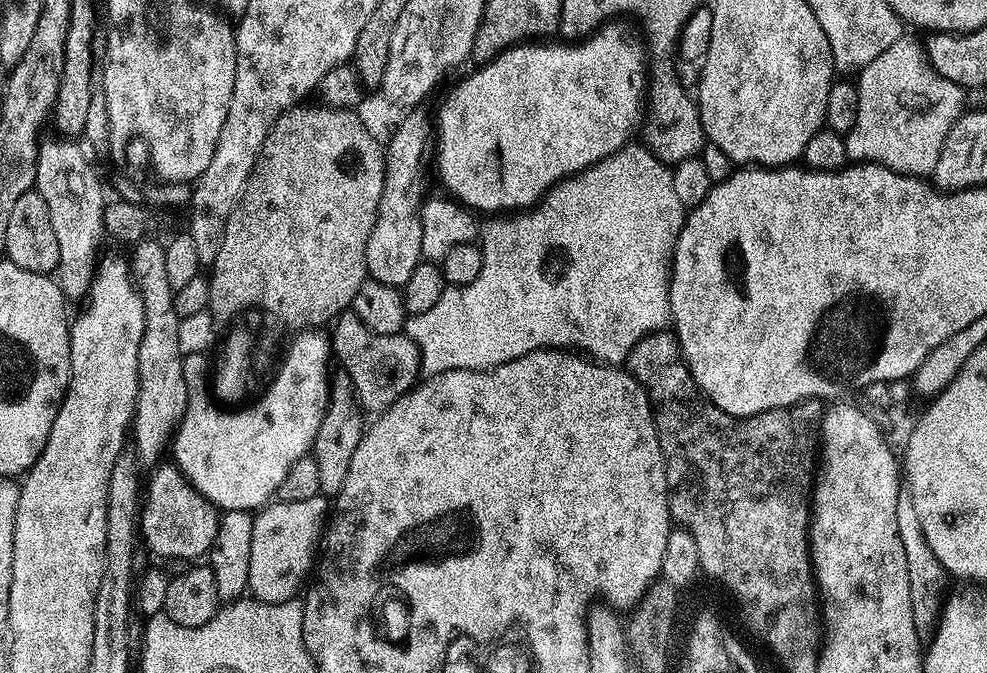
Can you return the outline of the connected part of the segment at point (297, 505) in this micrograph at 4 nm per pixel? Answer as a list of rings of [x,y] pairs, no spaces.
[[[319,495],[308,498],[306,502],[272,502],[255,513],[250,538],[248,579],[248,592],[255,599],[263,604],[281,604],[297,595],[300,583],[304,579],[307,581],[313,571],[318,545],[326,531],[326,517],[329,512],[329,501],[323,495]]]

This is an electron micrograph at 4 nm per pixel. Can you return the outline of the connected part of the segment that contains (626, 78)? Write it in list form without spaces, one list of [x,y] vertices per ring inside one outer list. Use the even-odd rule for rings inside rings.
[[[608,22],[599,30],[593,31],[587,38],[579,42],[521,42],[513,47],[505,48],[499,56],[481,63],[477,72],[472,72],[448,97],[440,108],[440,176],[449,188],[451,195],[459,203],[469,209],[476,208],[516,208],[512,210],[528,210],[547,193],[548,189],[561,180],[591,168],[598,161],[611,156],[619,148],[625,147],[633,139],[632,131],[636,123],[642,120],[642,100],[640,91],[646,88],[646,72],[636,64],[624,64],[624,32],[619,23]]]

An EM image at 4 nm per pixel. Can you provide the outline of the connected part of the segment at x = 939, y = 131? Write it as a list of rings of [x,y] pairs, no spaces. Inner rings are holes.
[[[901,38],[883,54],[878,54],[870,66],[858,73],[858,118],[852,129],[844,136],[849,161],[881,164],[900,176],[931,177],[938,166],[938,154],[942,154],[942,142],[946,134],[965,111],[965,89],[942,78],[932,69],[925,49],[918,48],[909,38]]]

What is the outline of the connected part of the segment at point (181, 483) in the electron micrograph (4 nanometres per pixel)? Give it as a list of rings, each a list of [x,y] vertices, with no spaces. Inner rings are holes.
[[[169,466],[169,468],[160,468],[157,470],[156,473],[152,476],[152,481],[147,481],[146,484],[146,495],[143,497],[142,500],[142,511],[138,517],[138,532],[139,535],[142,537],[143,543],[144,540],[146,543],[148,543],[148,548],[150,551],[153,552],[156,556],[169,556],[172,560],[188,560],[184,562],[192,562],[195,560],[192,560],[195,558],[195,556],[200,556],[203,554],[211,553],[212,551],[212,543],[214,542],[214,538],[216,537],[216,531],[218,530],[218,526],[220,525],[220,516],[218,515],[217,509],[213,506],[207,498],[205,498],[202,493],[197,492],[195,488],[192,487],[192,484],[190,481],[187,480],[187,478],[184,477],[183,472],[180,471],[179,468],[175,466]]]

